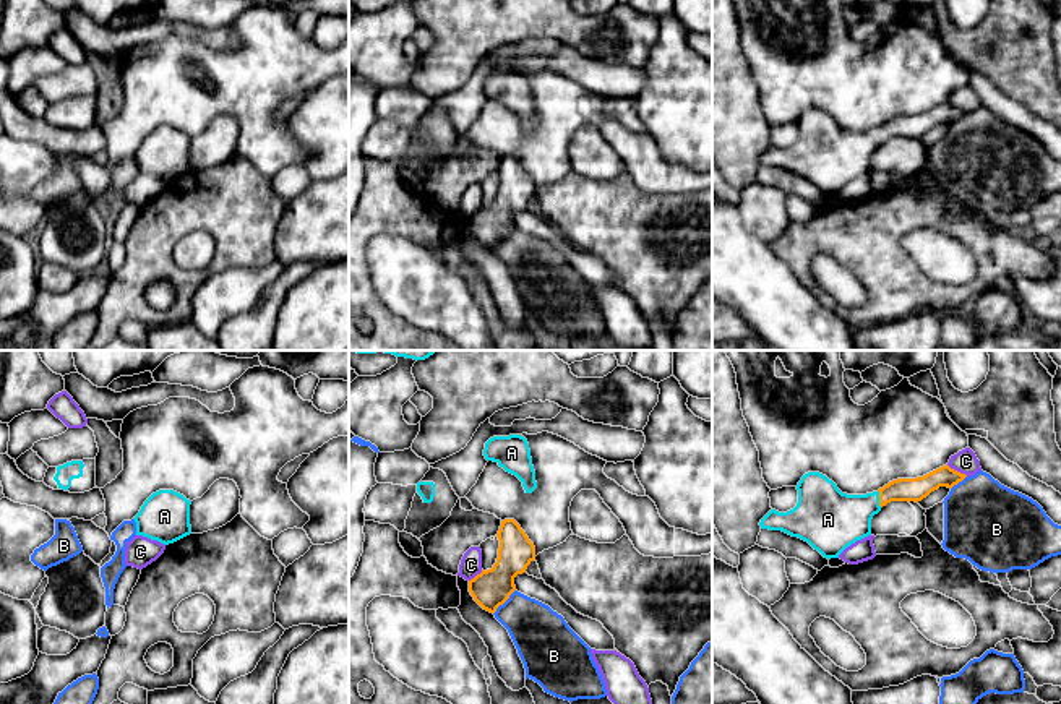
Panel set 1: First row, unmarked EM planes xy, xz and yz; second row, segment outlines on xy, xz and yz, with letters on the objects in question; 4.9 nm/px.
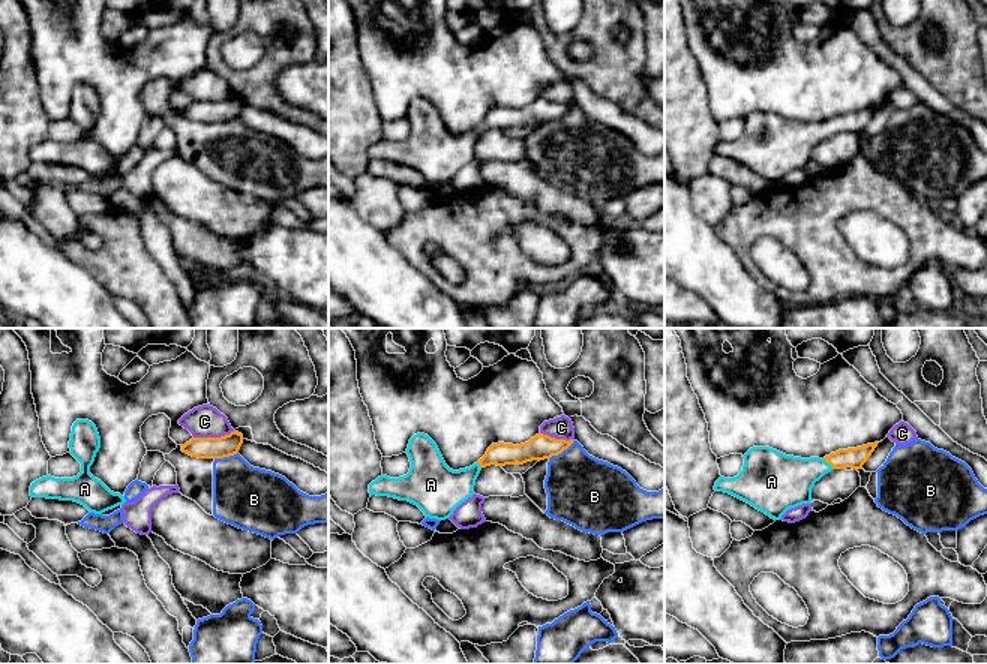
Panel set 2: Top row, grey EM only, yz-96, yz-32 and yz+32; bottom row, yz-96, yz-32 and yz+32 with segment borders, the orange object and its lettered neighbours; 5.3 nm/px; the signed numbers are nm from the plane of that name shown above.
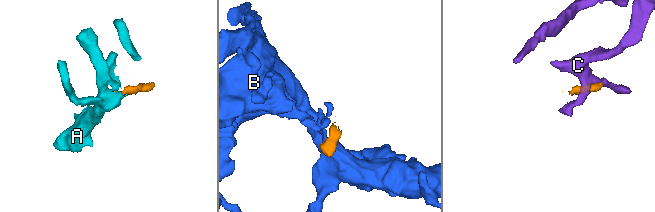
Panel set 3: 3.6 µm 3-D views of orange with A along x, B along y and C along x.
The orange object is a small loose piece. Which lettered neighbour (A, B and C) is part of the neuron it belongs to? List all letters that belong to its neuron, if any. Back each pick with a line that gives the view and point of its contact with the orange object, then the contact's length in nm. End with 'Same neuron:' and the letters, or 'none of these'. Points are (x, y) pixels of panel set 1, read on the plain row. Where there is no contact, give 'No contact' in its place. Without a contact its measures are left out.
A: Touches orange at yz (880, 135). Shared border 90 nm
Same neuron: A

